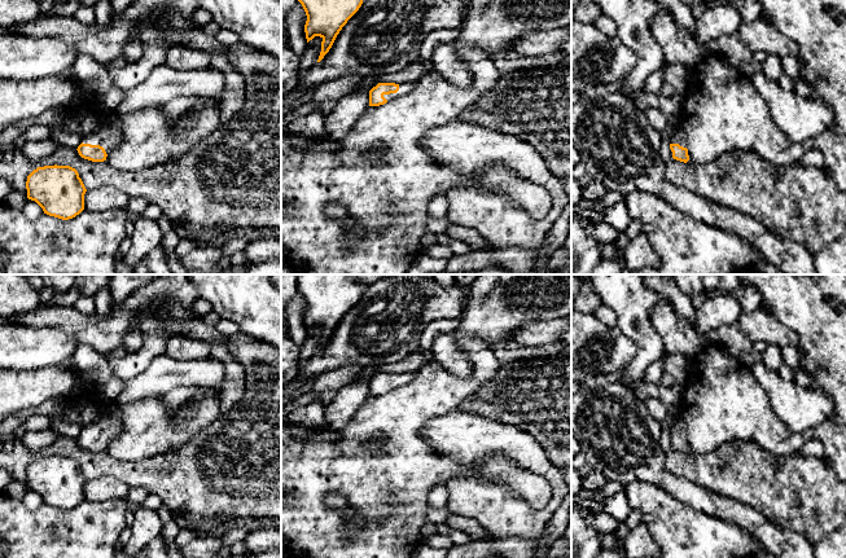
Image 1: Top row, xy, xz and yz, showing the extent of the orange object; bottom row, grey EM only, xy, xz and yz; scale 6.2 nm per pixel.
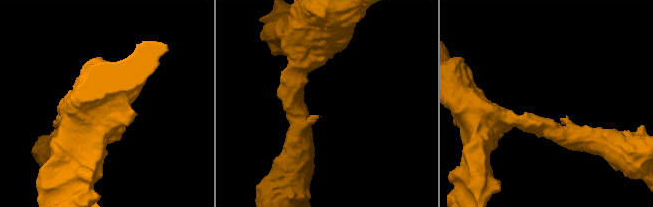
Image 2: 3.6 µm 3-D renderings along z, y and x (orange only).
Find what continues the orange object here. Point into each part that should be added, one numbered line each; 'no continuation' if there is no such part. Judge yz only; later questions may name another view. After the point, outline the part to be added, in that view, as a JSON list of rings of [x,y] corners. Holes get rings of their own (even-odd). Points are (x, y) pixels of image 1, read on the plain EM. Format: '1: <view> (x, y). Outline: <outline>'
1: yz (679, 426). Outline: [[[678,418],[670,427],[670,434],[679,434],[683,438],[687,438],[687,426],[681,418]]]

